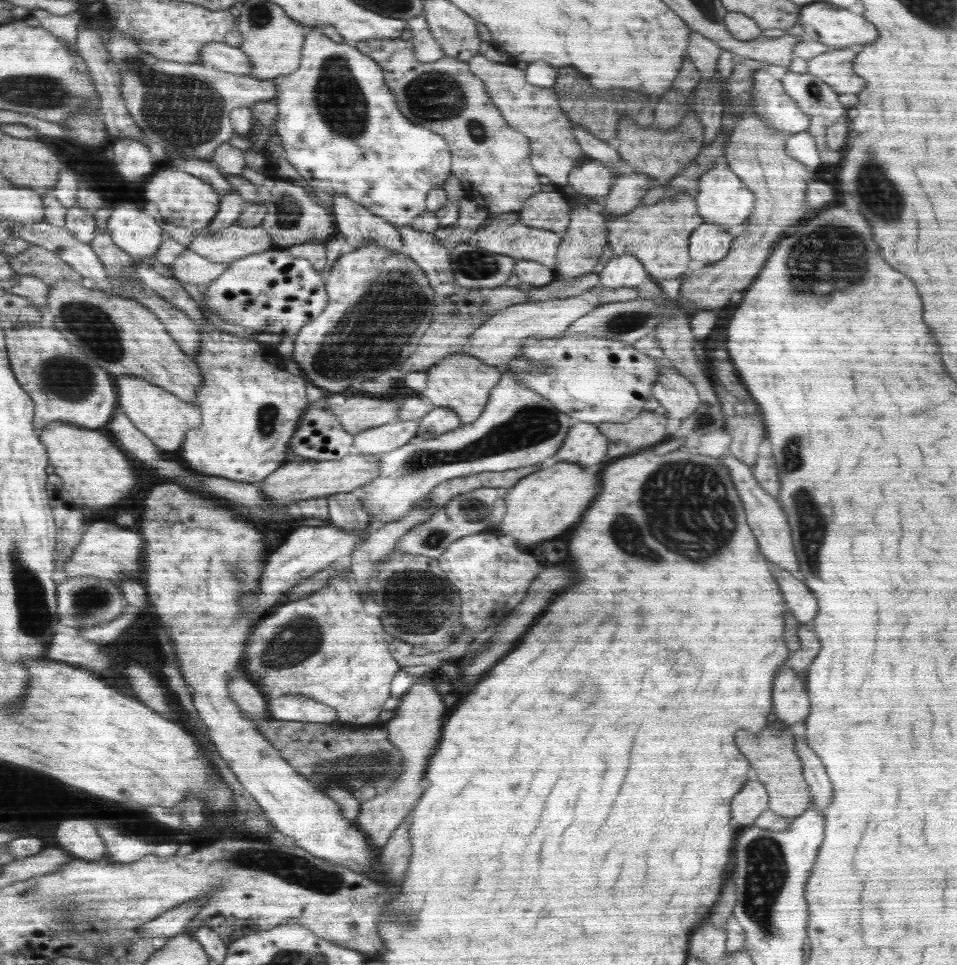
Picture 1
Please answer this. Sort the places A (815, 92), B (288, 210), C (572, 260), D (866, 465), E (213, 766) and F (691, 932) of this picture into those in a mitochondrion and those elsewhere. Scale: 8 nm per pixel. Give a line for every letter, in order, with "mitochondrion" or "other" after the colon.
A: mitochondrion
B: mitochondrion
C: other
D: other
E: other
F: other

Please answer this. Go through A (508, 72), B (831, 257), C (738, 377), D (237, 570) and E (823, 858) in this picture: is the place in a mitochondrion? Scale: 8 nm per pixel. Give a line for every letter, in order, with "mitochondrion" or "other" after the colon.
A: other
B: mitochondrion
C: other
D: mitochondrion
E: other

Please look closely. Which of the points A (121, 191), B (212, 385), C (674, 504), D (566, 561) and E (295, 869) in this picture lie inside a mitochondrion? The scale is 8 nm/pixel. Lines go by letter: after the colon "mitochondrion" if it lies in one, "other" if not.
A: other
B: other
C: mitochondrion
D: other
E: mitochondrion

